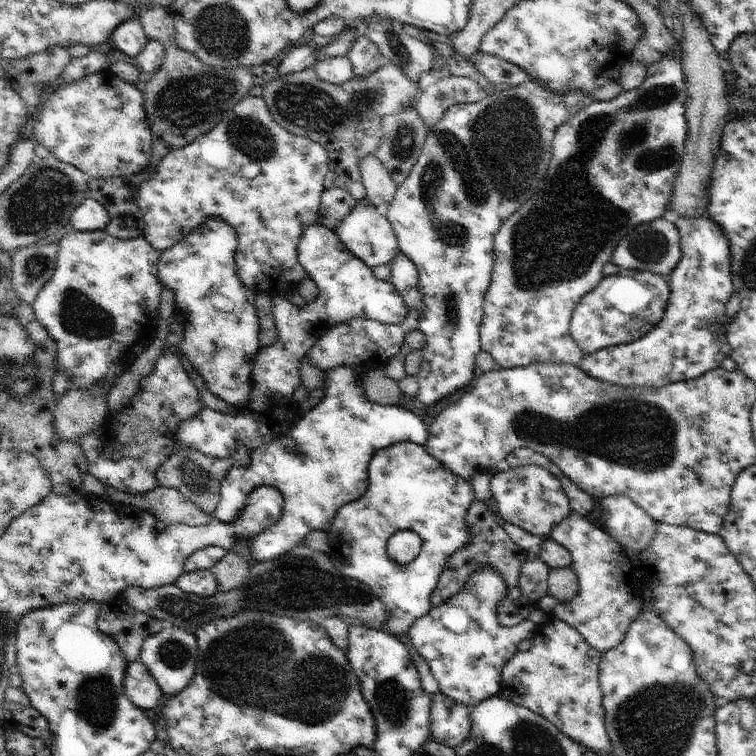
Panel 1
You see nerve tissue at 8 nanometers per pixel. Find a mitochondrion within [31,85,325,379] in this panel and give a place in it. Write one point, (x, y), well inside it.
(80, 316)

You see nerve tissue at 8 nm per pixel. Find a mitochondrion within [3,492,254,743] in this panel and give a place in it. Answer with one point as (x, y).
(95, 701)

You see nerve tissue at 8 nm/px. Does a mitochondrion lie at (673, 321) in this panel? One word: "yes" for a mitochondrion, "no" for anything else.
no

